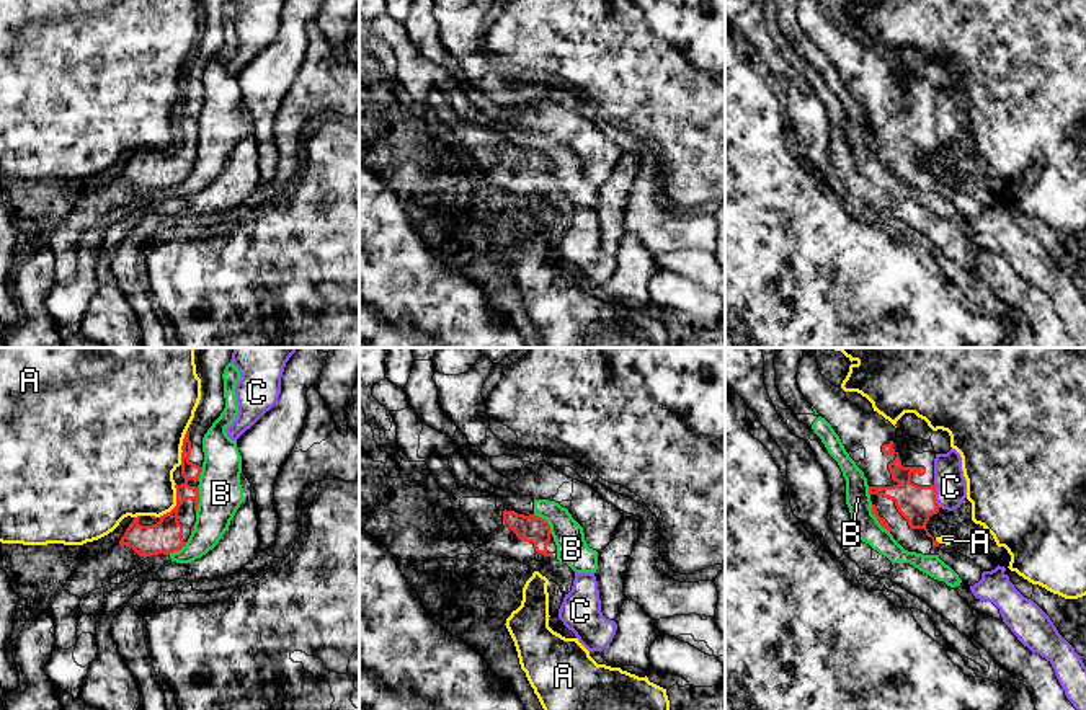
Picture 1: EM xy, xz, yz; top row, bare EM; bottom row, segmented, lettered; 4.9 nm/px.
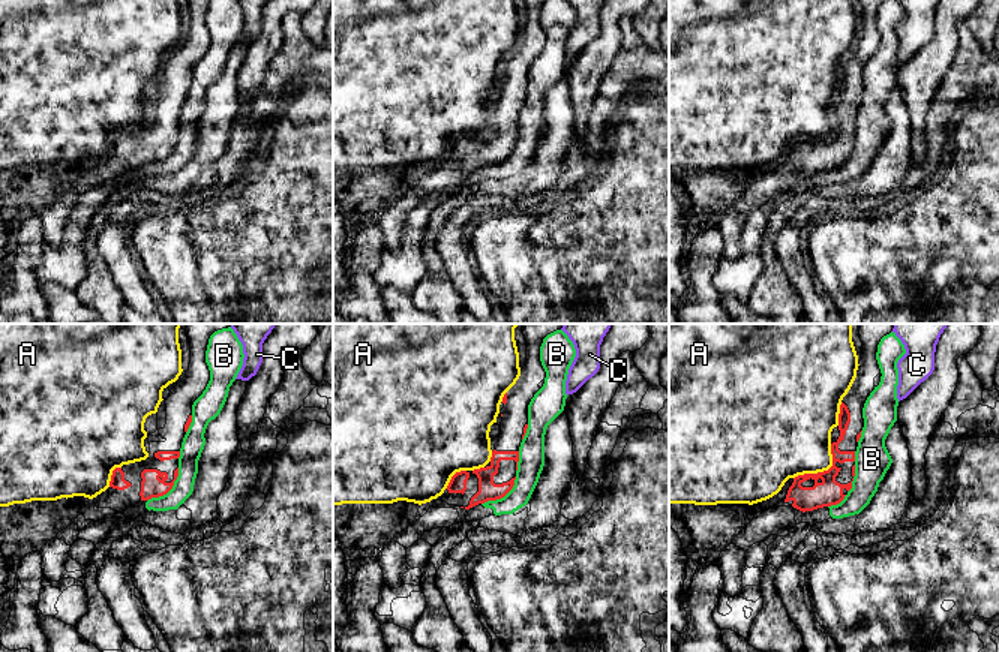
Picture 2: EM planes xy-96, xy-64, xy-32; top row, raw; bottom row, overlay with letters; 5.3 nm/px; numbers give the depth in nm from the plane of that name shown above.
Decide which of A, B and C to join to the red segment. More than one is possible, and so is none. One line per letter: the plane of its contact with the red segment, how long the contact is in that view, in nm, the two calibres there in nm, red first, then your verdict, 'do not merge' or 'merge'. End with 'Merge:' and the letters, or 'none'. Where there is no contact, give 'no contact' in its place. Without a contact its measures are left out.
A: contact in xy; length 190 nm; calibres 160 and 380 nm; do not merge
B: contact in yz; length 170 nm; calibres 40 and 120 nm; do not merge
C: contact in yz; length 120 nm; calibres 180 and 160 nm; do not merge
Merge: none

